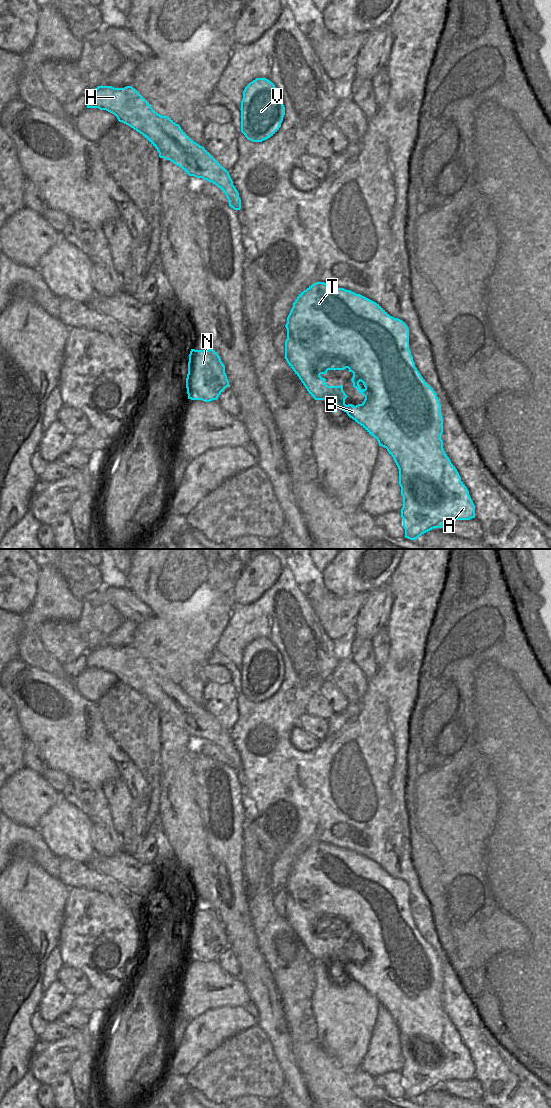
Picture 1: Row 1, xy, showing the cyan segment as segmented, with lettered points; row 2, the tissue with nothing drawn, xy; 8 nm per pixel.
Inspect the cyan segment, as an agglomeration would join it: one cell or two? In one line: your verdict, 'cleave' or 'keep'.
keep

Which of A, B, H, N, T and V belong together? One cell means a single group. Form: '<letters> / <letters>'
A B H N T V

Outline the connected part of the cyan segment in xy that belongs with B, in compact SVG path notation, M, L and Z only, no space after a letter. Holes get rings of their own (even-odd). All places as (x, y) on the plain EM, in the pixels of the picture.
M316 842L309 846L306 850L301 852L287 877L285 885L287 889L287 899L285 901L285 919L289 926L293 929L295 934L299 937L309 954L315 960L326 960L331 962L331 970L336 968L344 971L355 982L360 984L371 996L377 999L379 1006L387 1009L389 1014L393 1017L399 1029L399 1045L401 1047L401 1055L403 1057L403 1067L401 1069L401 1077L403 1079L403 1087L405 1089L405 1098L416 1100L422 1094L434 1089L443 1088L443 1083L448 1080L470 1080L475 1078L475 1065L469 1055L469 1051L465 1044L461 1041L461 1037L451 1023L449 1017L443 1009L443 1001L441 995L443 993L443 977L441 975L441 965L439 959L433 948L423 939L413 921L411 911L409 909L409 889L407 885L400 879L390 876L379 864L376 862L350 850L338 848L332 844L324 842ZM348 928L349 932L353 933L351 939L353 947L356 948L365 959L362 964L356 966L352 964L345 964L345 959L348 957L343 951L343 945L328 946L325 938L321 934L327 934L328 930L344 930Z

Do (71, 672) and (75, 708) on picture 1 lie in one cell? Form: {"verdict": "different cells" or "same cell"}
{"verdict": "different cells"}

